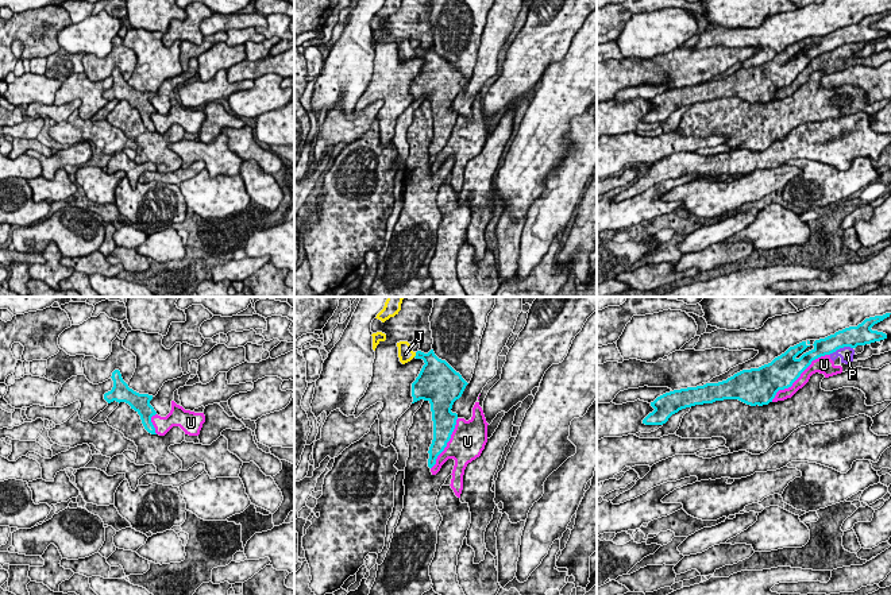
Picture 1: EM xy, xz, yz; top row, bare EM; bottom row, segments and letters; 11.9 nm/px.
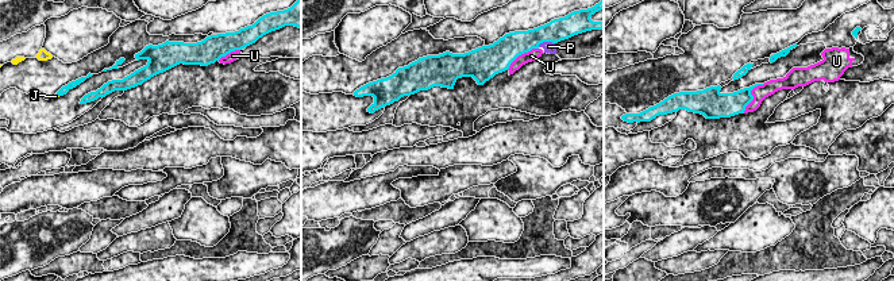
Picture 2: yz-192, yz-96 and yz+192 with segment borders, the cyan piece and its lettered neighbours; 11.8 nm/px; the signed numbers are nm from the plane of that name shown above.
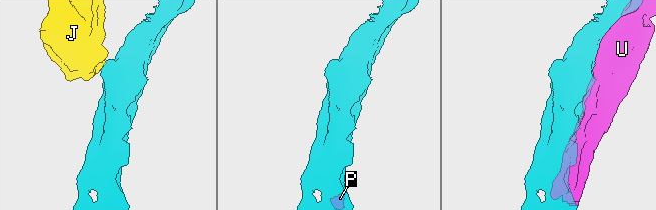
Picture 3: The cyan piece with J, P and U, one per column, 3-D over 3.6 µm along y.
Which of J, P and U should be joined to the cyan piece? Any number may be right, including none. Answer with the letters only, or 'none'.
J

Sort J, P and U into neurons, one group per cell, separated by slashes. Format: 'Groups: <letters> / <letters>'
Groups: J / P U

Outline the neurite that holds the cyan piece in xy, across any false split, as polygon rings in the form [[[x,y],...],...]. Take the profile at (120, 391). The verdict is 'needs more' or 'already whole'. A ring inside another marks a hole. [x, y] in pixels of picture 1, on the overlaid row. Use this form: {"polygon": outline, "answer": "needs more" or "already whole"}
{"polygon": [[[119,370],[112,372],[113,387],[111,391],[104,394],[104,399],[111,403],[116,402],[126,402],[134,409],[142,420],[144,429],[151,433],[155,433],[155,428],[151,422],[151,417],[157,414],[154,407],[150,405],[153,395],[148,394],[139,394],[128,387],[128,385],[123,380],[122,374]]], "answer": "already whole"}

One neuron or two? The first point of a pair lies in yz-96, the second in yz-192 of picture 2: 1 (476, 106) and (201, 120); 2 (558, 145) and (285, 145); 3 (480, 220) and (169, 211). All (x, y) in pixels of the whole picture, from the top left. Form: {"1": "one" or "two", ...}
{"1": "two", "2": "one", "3": "two"}

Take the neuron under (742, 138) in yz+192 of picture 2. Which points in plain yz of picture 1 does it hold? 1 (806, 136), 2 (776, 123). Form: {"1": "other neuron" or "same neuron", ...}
{"1": "other neuron", "2": "same neuron"}

